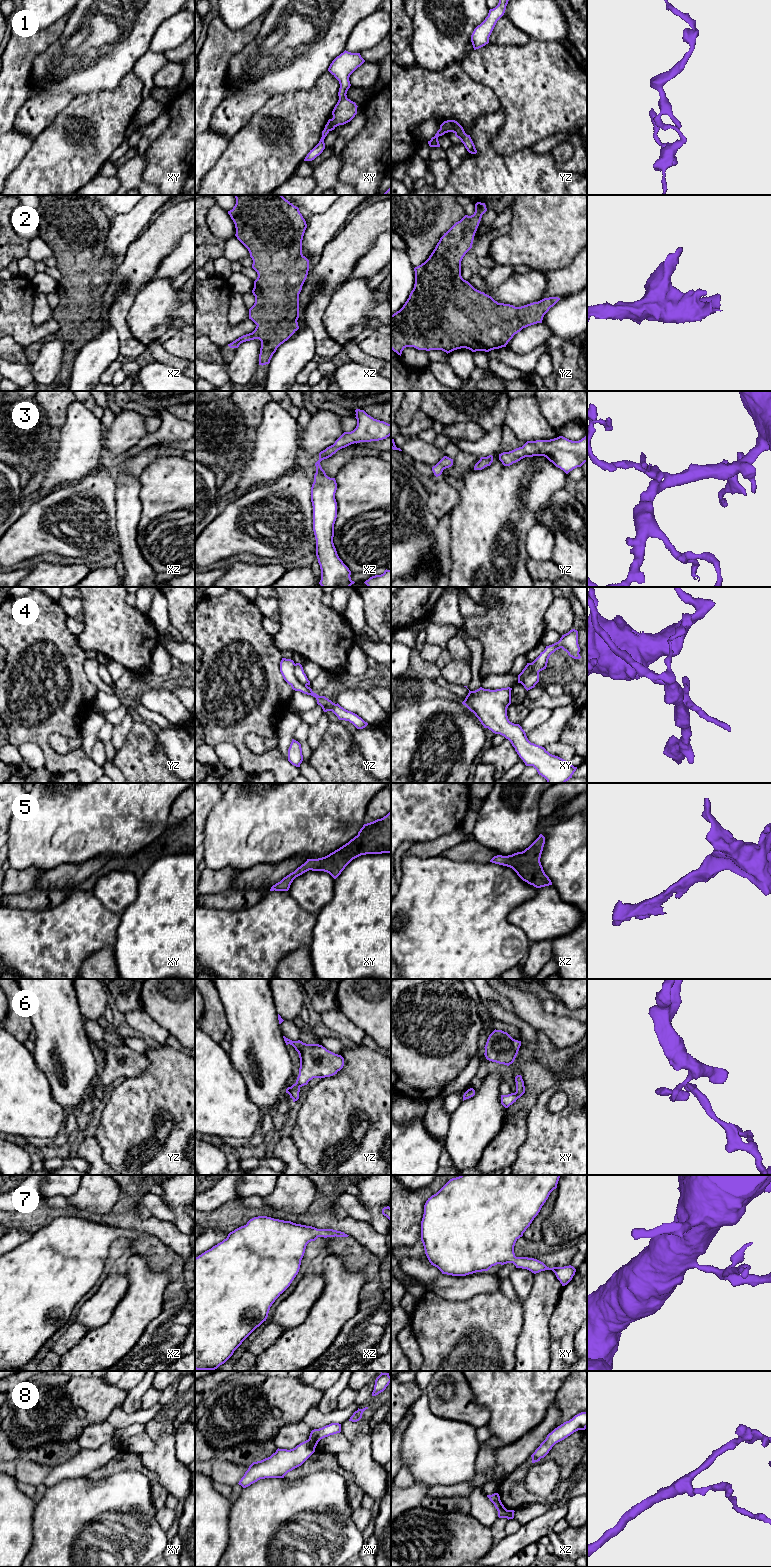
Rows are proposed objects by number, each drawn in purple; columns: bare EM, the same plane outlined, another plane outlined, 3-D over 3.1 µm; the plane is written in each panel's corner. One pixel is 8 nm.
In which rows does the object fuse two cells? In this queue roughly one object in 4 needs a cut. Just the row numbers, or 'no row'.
4, 8

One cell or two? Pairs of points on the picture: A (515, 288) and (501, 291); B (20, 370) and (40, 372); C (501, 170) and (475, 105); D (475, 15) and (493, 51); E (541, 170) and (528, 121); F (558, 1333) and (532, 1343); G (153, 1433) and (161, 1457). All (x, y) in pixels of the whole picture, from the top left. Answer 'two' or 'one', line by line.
A: one
B: two
C: two
D: two
E: two
F: two
G: two

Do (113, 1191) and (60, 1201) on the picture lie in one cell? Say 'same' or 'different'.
different

